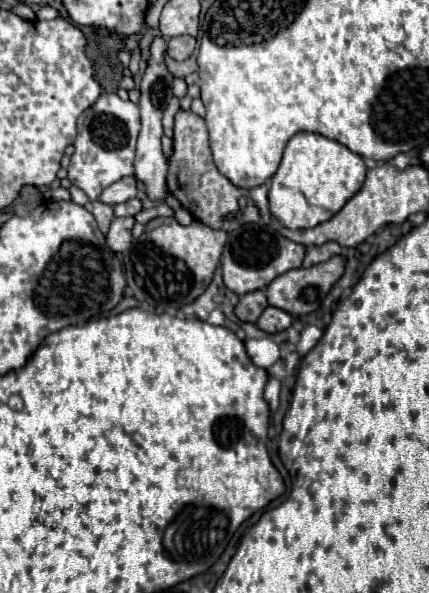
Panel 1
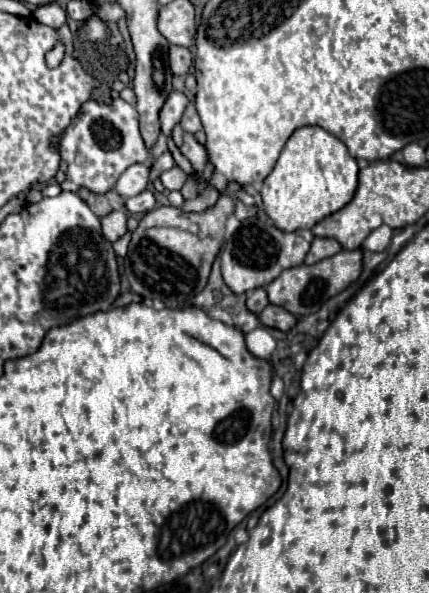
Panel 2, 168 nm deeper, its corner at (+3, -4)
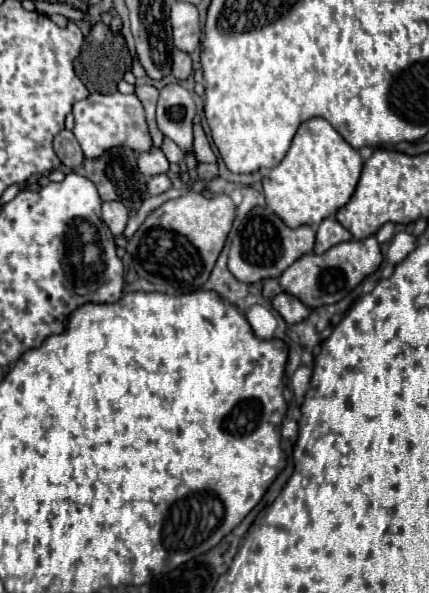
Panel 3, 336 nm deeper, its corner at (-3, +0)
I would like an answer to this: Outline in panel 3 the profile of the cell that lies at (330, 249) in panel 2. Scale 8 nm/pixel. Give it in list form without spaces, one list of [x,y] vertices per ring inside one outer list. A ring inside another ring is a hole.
[[[326,218],[322,220],[322,224],[318,226],[318,232],[316,232],[316,246],[314,246],[314,252],[316,254],[322,254],[326,252],[328,248],[340,244],[340,242],[348,242],[352,240],[352,234],[336,220],[336,218]]]

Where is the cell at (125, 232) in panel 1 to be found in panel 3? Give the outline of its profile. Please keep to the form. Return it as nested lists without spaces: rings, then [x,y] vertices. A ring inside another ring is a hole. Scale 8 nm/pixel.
[[[104,202],[102,204],[102,220],[110,228],[114,236],[120,236],[126,222],[128,222],[128,210],[122,206],[122,202]]]

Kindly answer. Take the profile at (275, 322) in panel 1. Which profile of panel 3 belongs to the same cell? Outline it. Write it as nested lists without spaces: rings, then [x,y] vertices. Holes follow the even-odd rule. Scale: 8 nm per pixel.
[[[286,292],[278,294],[278,296],[272,300],[272,306],[274,306],[274,310],[276,310],[288,324],[298,324],[298,322],[302,322],[302,320],[310,314],[310,310],[308,310],[298,298],[294,298],[292,294],[286,294]]]

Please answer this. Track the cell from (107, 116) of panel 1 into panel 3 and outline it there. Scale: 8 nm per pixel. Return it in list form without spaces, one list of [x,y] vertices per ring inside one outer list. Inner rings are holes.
[[[90,94],[84,100],[78,100],[74,104],[74,136],[82,146],[82,152],[86,158],[98,158],[104,154],[104,150],[112,146],[128,146],[136,152],[144,152],[152,146],[148,124],[144,118],[144,106],[136,98],[136,94]]]

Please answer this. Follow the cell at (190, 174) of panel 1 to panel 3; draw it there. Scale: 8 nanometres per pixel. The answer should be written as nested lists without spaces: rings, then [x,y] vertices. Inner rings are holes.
[[[194,126],[194,154],[198,162],[216,162],[216,156],[208,144],[202,126]]]

